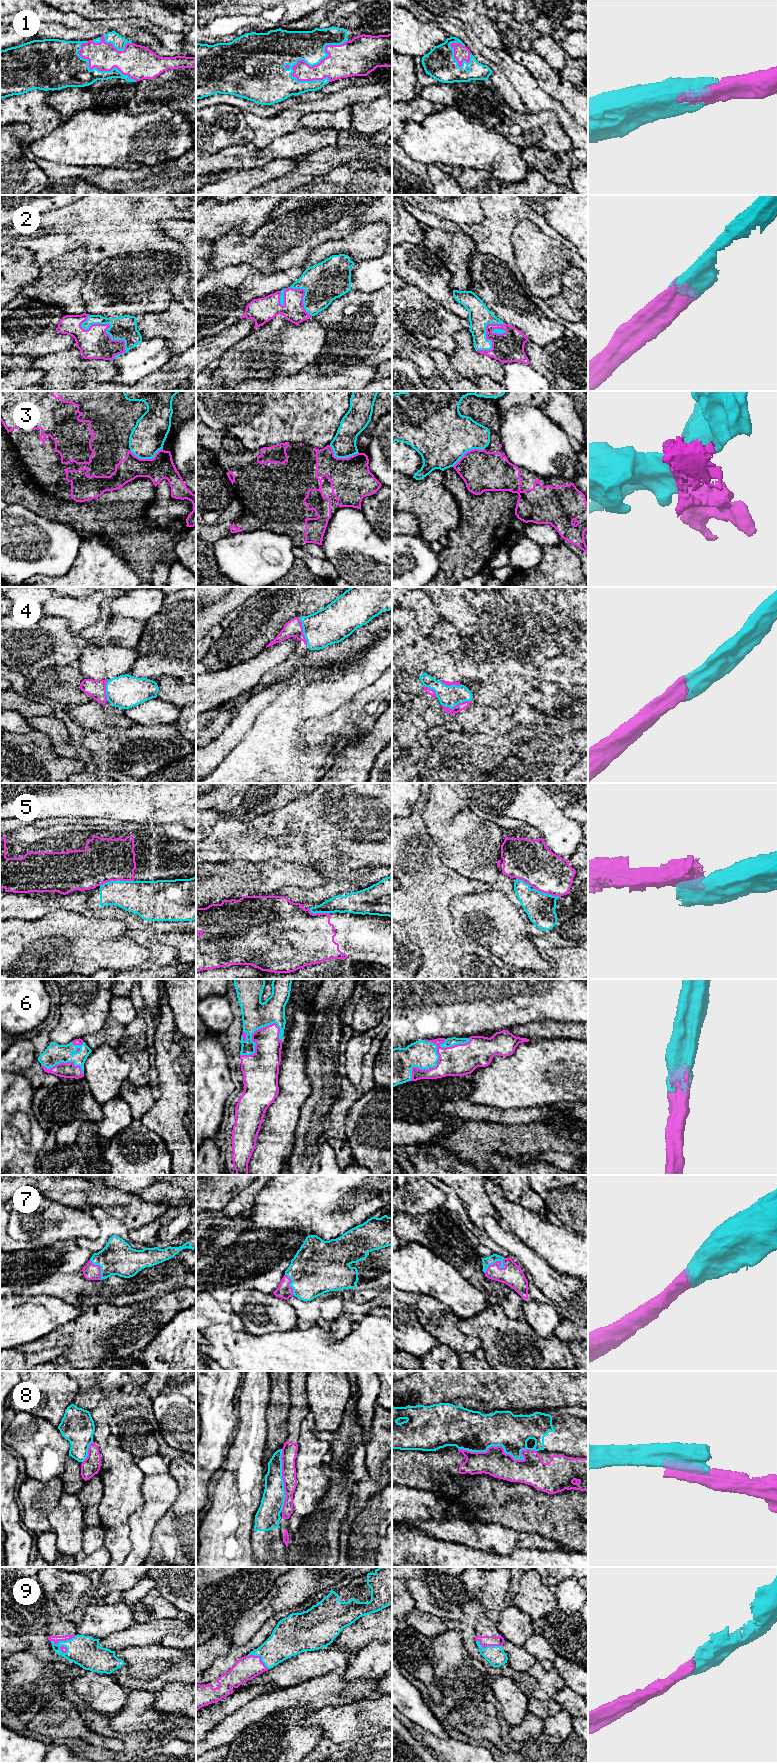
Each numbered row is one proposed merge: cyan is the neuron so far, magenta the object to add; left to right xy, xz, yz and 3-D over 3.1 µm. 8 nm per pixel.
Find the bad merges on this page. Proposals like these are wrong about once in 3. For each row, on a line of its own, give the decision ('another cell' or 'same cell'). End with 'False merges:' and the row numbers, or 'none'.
1: same cell
2: same cell
3: another cell
4: same cell
5: another cell
6: same cell
7: same cell
8: another cell
9: same cell
False merges: 3, 5, 8

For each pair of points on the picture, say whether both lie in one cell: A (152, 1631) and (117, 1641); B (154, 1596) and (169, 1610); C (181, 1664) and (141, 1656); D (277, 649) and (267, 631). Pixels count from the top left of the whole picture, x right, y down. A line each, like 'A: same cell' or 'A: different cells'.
A: same cell
B: same cell
C: same cell
D: different cells

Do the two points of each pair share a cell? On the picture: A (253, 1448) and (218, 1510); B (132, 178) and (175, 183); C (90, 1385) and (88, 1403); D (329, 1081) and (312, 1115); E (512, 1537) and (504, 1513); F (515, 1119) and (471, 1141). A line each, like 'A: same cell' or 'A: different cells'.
A: same cell
B: same cell
C: same cell
D: same cell
E: different cells
F: different cells

